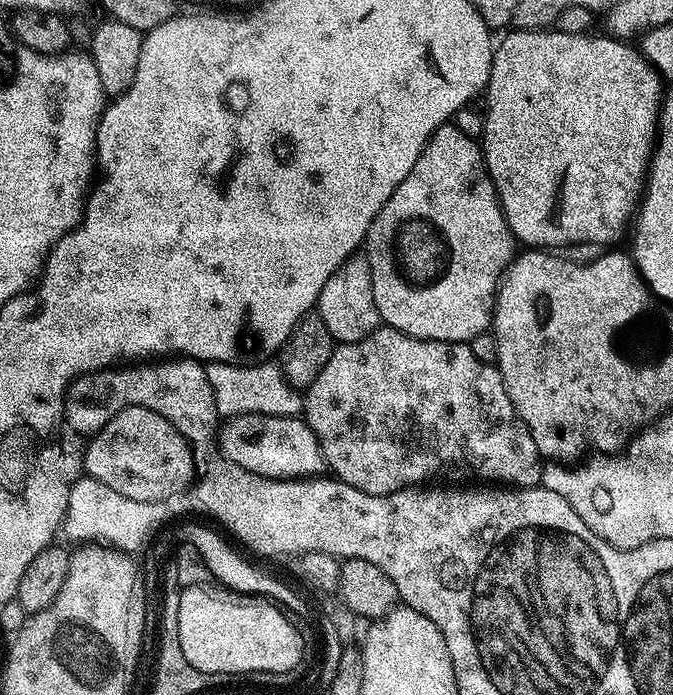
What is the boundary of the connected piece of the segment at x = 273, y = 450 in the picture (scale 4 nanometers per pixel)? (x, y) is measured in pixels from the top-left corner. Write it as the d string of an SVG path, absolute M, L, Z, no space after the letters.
M234 416L223 421L218 433L220 453L230 462L271 480L316 478L325 471L324 455L314 430L300 416Z

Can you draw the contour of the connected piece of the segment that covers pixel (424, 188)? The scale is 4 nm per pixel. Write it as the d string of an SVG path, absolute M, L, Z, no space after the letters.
M455 123L444 124L428 140L418 162L414 162L414 170L410 170L410 174L406 174L406 182L402 182L402 186L398 186L398 190L394 190L394 194L390 194L386 206L382 206L382 210L378 210L368 231L366 255L370 262L370 278L374 286L374 306L378 306L381 321L387 327L398 330L407 336L413 336L419 340L445 340L447 344L462 344L474 339L478 334L489 331L492 313L496 306L496 290L500 278L514 259L512 244L514 245L514 237L504 217L504 211L500 209L500 199L488 173L488 167L484 164L481 145L473 137L462 134L462 130L458 130Z

